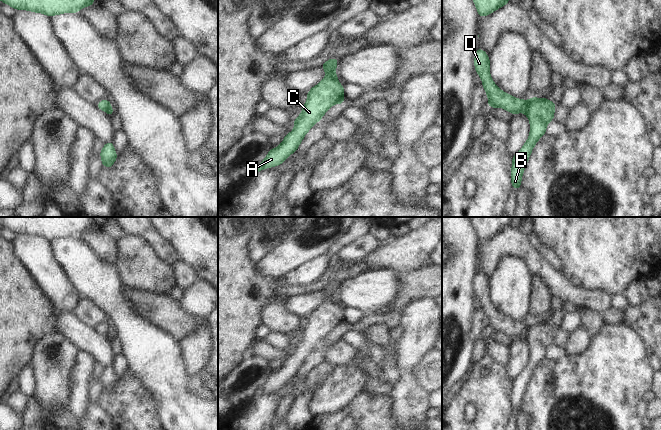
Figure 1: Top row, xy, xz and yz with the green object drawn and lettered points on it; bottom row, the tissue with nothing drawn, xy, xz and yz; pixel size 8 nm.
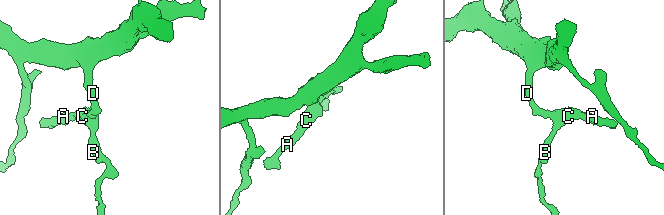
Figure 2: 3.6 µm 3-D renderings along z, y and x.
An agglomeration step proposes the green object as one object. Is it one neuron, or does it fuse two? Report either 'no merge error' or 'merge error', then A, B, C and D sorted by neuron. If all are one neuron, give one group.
no merge error; A B C D

